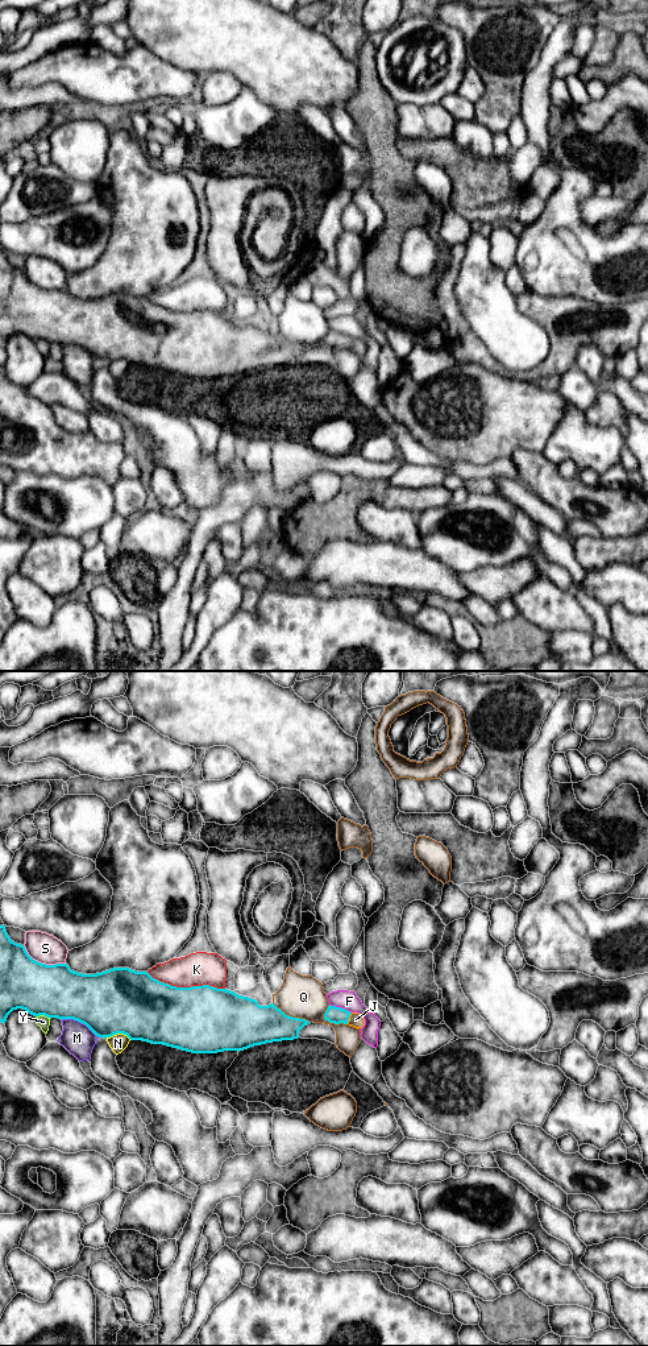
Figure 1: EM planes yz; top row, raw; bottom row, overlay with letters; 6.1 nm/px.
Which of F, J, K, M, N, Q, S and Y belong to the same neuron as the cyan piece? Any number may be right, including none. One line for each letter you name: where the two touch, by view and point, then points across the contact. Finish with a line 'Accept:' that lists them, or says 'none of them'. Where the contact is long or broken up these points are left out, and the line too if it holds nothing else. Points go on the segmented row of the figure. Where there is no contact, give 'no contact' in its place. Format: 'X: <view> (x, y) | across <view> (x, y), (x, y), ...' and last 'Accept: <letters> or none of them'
J: yz (348, 1018) | across yz (333, 1014), (348, 1018), (356, 1019)
Accept: J

